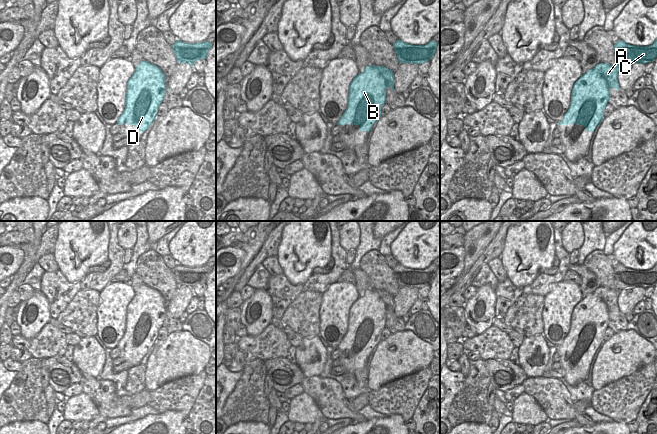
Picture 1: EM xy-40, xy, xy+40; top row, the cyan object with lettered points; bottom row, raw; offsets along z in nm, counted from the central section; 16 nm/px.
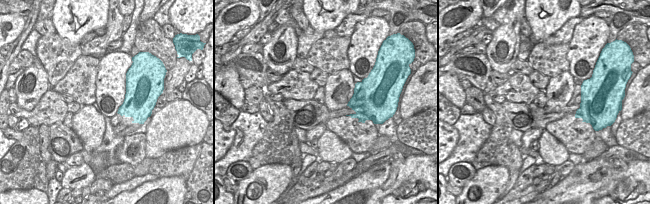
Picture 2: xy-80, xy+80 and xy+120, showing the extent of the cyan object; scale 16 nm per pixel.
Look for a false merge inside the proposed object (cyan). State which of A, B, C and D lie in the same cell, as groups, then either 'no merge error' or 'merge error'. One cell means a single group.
A B C D | no merge error

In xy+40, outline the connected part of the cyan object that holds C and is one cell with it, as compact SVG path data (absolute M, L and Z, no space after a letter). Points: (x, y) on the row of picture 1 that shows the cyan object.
M657 39L649 46L635 46L619 40L614 44L617 65L613 66L608 63L599 63L593 69L583 74L573 85L571 92L571 103L564 118L557 125L577 124L583 125L584 130L593 132L596 126L604 118L605 106L609 101L609 89L620 90L618 83L618 72L620 67L625 64L648 63L654 61L657 57Z

